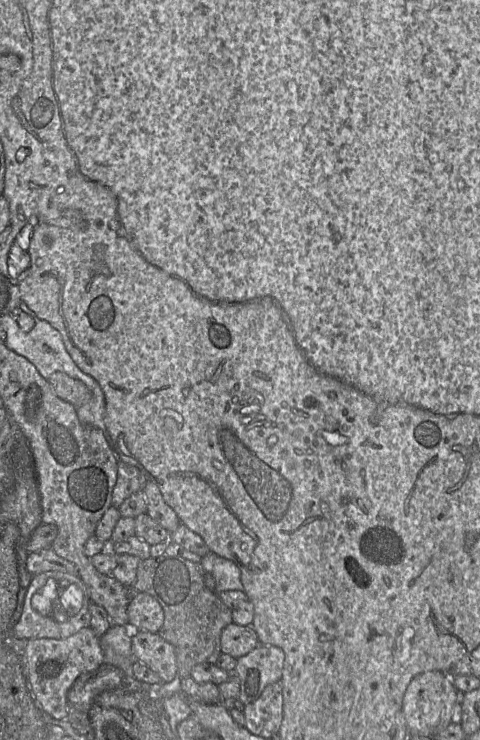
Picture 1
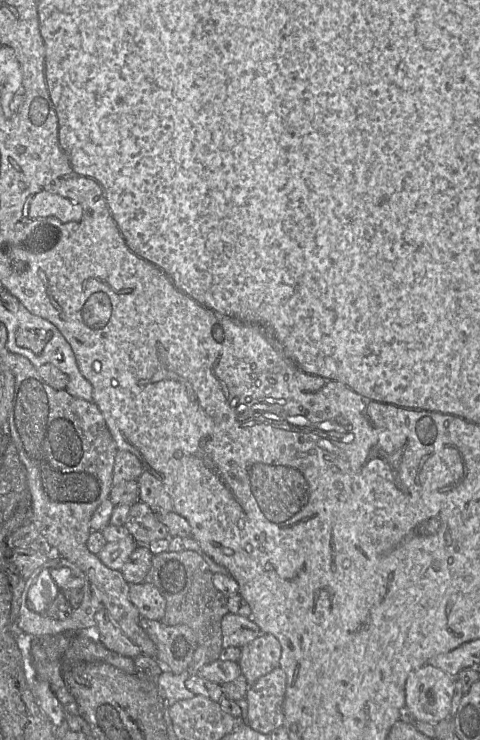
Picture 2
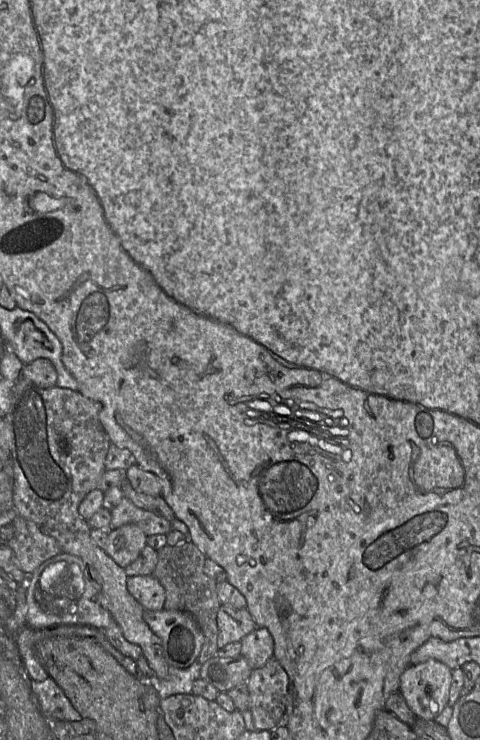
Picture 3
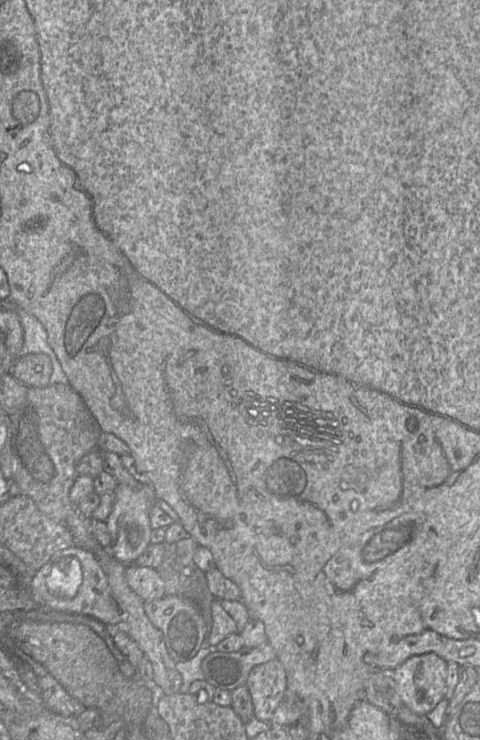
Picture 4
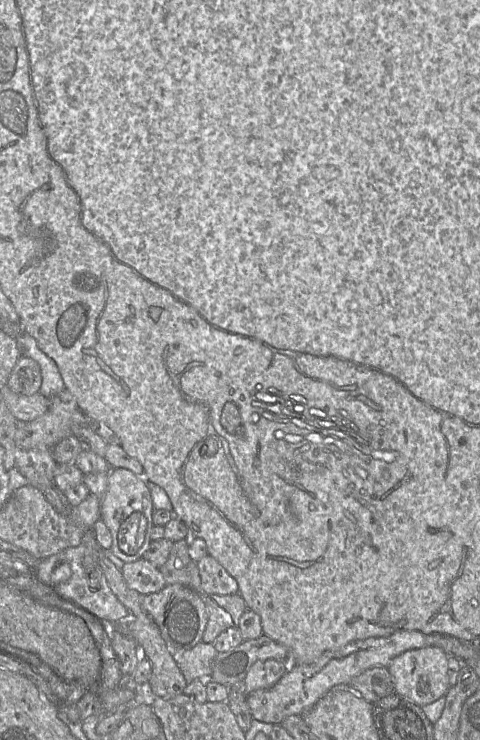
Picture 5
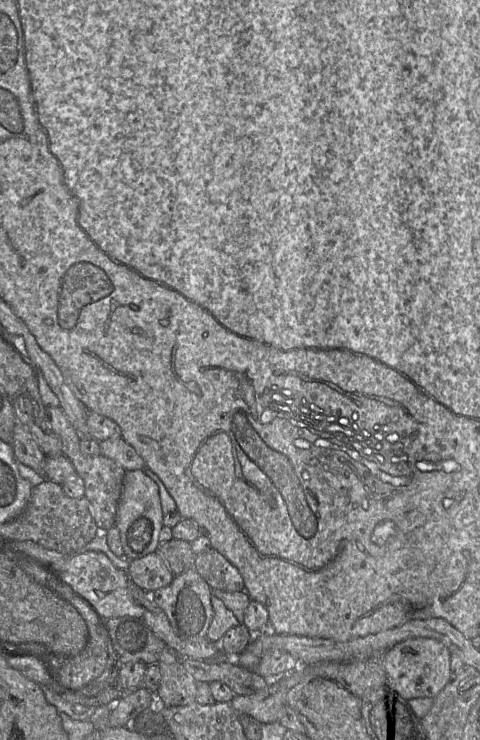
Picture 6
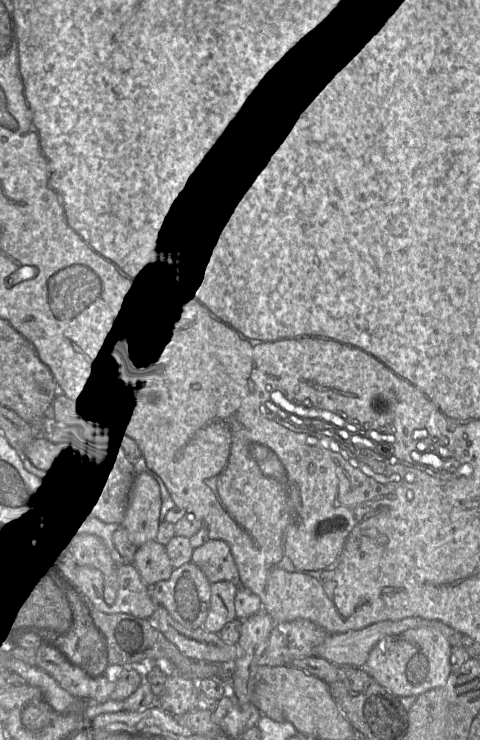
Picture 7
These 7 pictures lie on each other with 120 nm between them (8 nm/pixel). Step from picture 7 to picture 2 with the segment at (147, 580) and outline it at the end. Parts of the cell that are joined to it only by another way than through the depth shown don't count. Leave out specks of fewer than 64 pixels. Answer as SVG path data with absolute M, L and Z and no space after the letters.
M151 583L131 584L129 599L143 618L160 621L165 614L166 601Z

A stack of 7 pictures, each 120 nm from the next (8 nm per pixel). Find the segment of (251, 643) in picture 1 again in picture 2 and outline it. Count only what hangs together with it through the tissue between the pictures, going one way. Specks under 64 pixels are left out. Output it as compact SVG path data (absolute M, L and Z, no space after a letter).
M228 612L221 620L222 647L239 647L253 641L260 634L260 628L250 618Z

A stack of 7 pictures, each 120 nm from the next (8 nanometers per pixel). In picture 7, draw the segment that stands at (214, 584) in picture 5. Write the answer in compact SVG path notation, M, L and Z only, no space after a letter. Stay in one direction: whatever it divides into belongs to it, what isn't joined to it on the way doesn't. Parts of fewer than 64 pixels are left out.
M209 539L194 548L191 562L201 569L211 583L229 581L237 586L241 584L230 547L223 540Z

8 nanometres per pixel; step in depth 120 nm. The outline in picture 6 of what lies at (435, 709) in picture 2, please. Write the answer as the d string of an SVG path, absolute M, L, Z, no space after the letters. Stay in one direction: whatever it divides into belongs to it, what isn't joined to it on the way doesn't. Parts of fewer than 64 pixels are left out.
M417 637L401 641L378 656L385 676L386 686L407 698L434 698L451 680L451 652L439 640Z

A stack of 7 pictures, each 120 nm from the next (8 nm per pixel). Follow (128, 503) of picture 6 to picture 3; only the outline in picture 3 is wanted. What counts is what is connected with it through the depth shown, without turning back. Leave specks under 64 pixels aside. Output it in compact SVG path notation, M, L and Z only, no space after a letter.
M135 524L110 529L104 551L121 567L132 563L147 545L147 535Z

